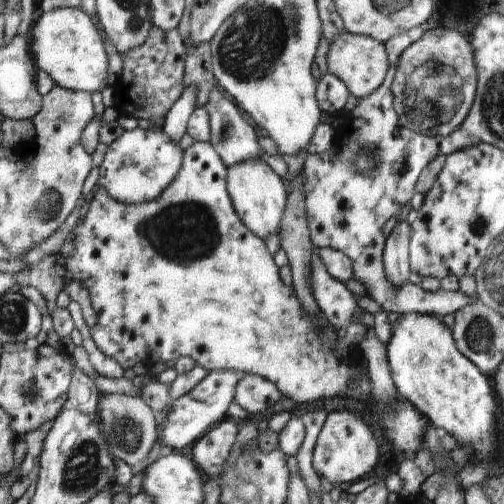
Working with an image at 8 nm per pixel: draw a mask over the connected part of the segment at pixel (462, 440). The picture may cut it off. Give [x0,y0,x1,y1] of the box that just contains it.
[387,313,496,458]

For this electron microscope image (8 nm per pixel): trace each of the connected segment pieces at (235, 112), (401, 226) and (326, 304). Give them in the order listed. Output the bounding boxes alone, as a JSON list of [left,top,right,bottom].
[[205,83,262,167],[382,221,411,287],[310,254,358,334]]

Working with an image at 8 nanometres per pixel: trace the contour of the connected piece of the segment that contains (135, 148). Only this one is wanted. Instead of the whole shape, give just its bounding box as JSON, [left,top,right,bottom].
[98,127,183,204]

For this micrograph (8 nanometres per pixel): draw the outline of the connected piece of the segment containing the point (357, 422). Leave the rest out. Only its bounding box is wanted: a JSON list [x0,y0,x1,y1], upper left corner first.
[312,411,380,486]

